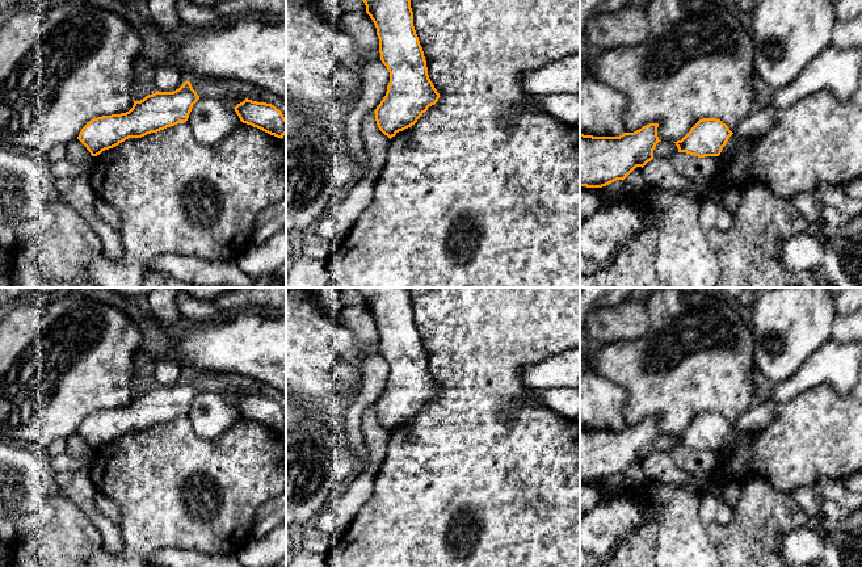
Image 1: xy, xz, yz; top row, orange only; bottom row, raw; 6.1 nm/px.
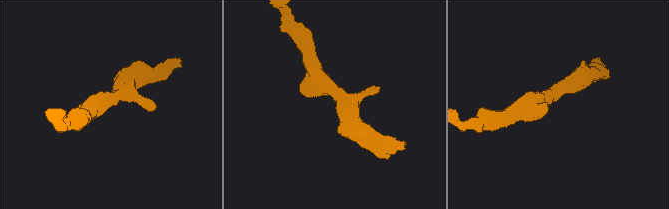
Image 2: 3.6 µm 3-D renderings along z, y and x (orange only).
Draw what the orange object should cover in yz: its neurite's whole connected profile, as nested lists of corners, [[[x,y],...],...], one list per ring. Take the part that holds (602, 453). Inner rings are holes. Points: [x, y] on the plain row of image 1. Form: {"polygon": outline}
{"polygon": [[[659,417],[619,430],[580,428],[580,480],[602,482],[625,474],[636,461],[653,453]]]}

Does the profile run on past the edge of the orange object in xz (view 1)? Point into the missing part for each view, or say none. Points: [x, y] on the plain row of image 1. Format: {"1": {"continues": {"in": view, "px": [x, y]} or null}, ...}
{"1": {"continues": null}}

